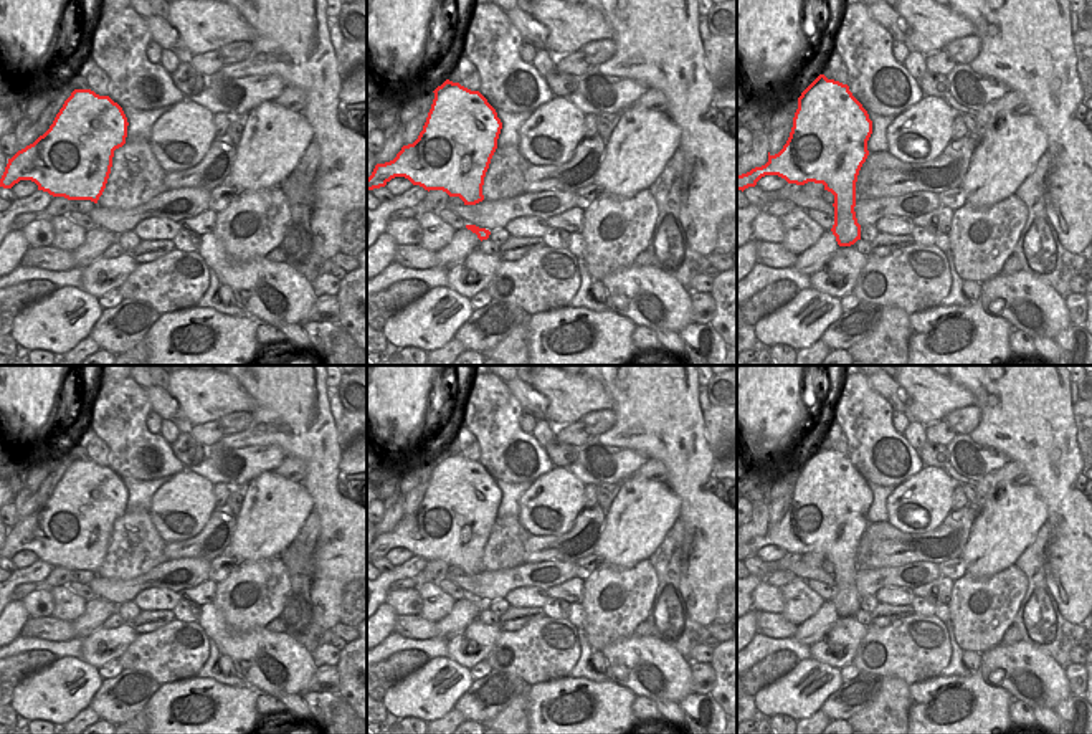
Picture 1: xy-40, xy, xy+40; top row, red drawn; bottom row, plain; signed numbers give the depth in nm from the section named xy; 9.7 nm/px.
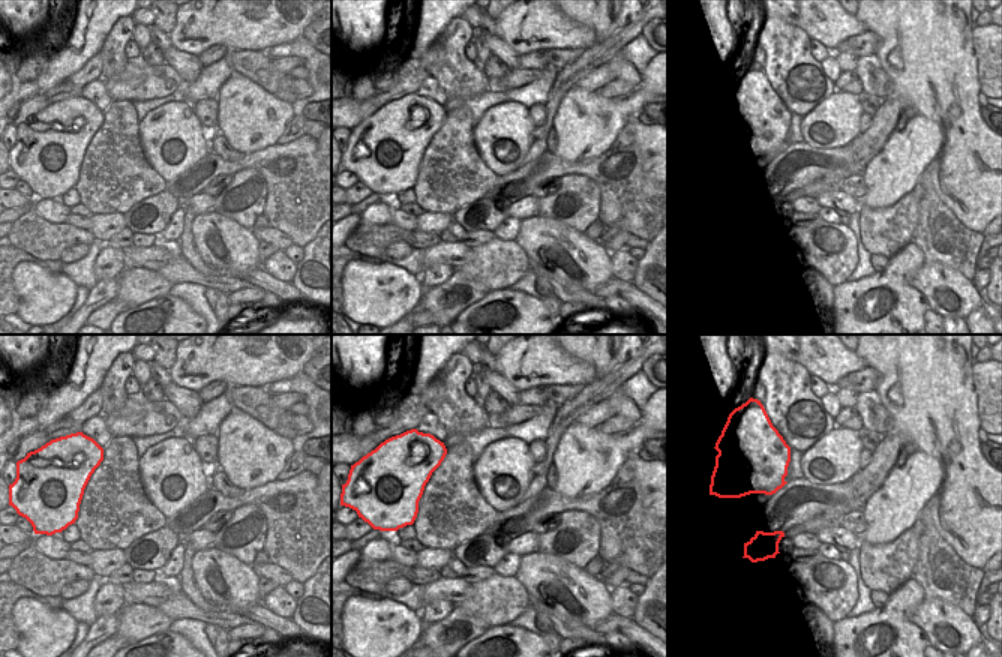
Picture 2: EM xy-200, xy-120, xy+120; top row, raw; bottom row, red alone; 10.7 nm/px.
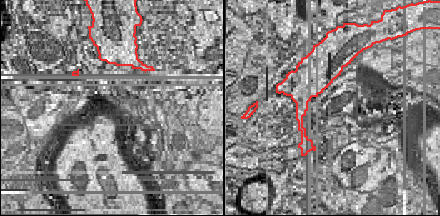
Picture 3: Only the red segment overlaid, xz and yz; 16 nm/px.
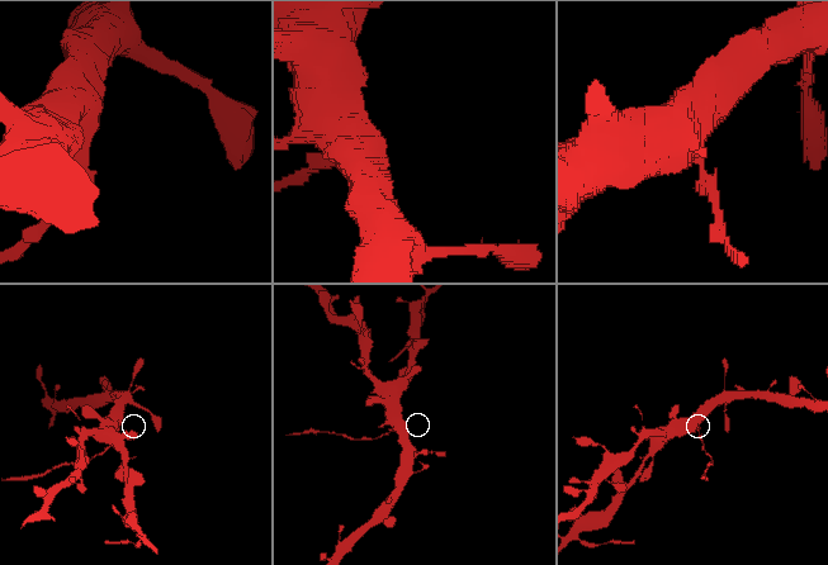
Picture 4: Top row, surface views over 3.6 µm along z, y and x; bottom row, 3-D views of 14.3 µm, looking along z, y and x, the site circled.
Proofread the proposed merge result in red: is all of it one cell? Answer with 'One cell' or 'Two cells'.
Two cells.

